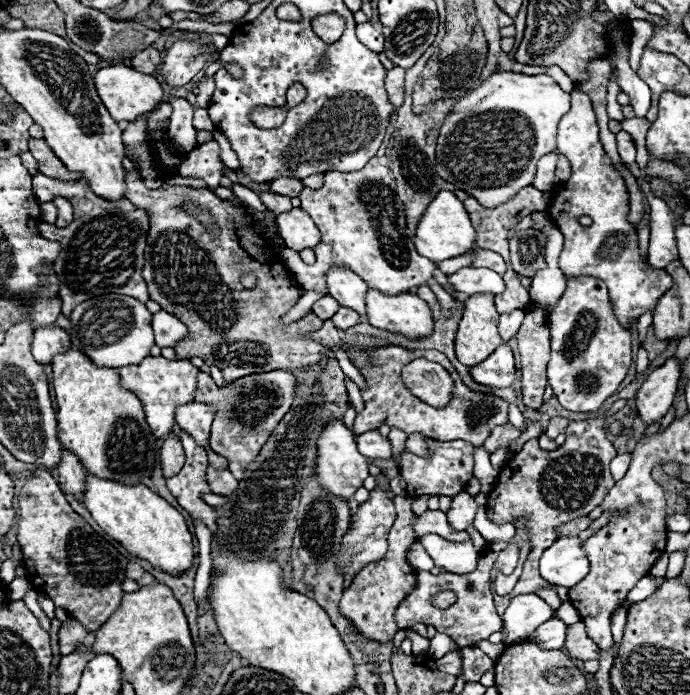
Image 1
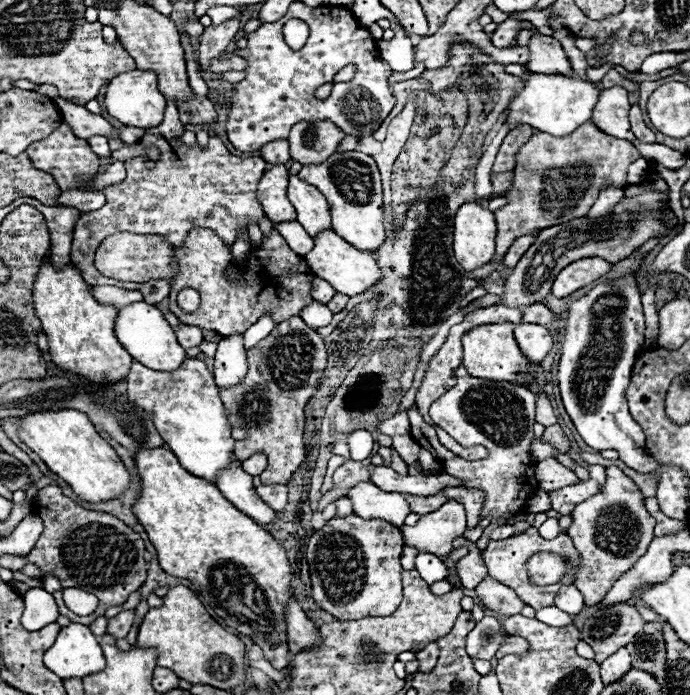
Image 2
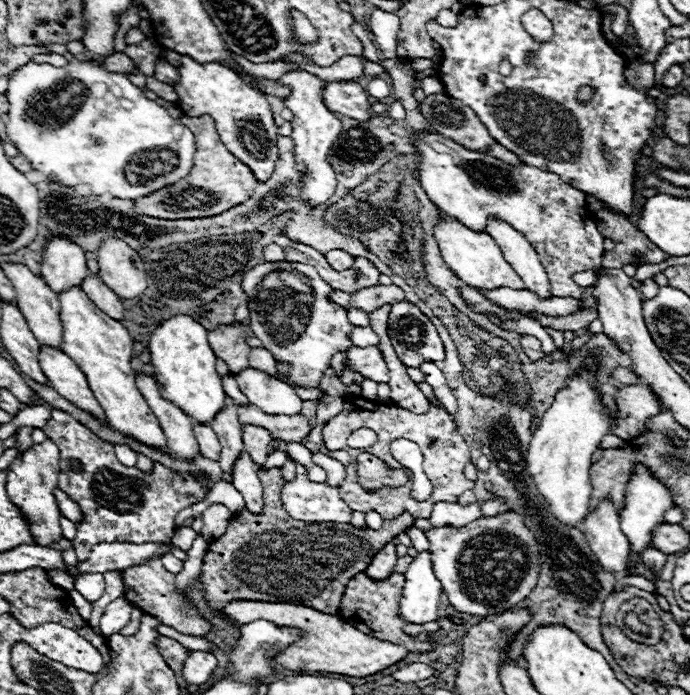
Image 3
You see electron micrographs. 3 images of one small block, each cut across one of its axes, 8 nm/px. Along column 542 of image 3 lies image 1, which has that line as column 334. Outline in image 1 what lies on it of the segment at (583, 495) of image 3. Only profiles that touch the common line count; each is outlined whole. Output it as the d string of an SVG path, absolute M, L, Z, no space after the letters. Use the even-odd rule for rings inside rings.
M330 418L328 424L324 424L320 438L316 442L316 478L318 478L318 486L324 486L328 492L336 494L340 500L350 500L352 494L364 484L364 480L368 478L368 458L362 456L356 450L356 440L350 428L346 428L346 424L338 418Z

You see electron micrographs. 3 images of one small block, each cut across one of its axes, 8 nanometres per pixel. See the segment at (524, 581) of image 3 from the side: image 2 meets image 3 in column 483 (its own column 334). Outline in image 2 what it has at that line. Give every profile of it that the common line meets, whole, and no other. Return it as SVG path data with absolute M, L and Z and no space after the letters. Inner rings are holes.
M356 514L332 518L324 528L314 532L306 550L314 600L338 620L392 614L402 600L402 548L400 528L384 520L362 520Z

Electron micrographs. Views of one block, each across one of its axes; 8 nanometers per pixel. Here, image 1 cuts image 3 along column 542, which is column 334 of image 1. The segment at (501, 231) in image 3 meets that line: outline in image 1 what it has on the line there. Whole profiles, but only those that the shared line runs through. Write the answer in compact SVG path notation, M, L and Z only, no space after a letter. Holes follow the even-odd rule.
M334 266L326 278L328 278L328 294L334 296L340 302L340 306L348 306L356 310L362 322L368 322L364 310L364 290L368 290L366 282L354 272L338 266Z

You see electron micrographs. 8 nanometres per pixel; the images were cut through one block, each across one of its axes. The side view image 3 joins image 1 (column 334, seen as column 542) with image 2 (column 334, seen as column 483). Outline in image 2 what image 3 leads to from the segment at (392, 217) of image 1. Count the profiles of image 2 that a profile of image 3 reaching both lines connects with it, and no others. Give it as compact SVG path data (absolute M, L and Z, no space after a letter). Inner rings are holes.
M336 152L322 164L306 164L298 172L308 184L316 186L328 200L330 216L332 216L332 230L340 234L346 242L360 250L376 250L384 240L384 210L382 210L382 184L380 172L372 156L362 152Z

